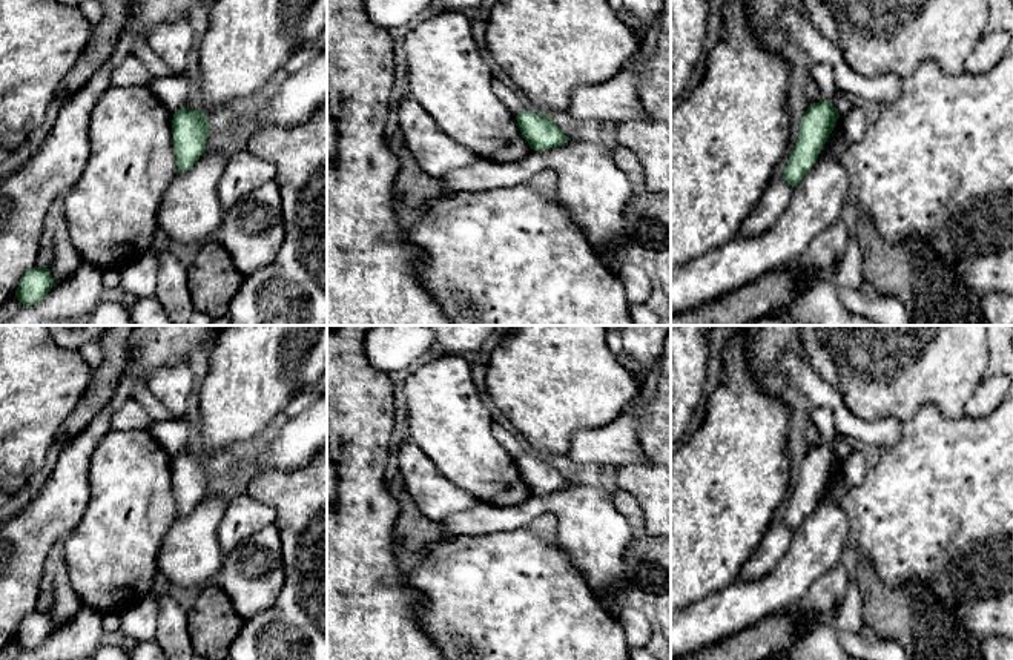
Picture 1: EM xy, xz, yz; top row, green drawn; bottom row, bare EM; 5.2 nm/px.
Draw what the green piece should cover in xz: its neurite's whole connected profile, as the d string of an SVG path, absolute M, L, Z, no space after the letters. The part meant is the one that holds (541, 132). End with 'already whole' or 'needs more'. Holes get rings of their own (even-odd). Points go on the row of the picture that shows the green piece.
M522 111L516 115L517 126L533 150L548 150L568 141L568 137L556 126L554 120L543 114Z; already whole

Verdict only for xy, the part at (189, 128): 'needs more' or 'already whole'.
already whole

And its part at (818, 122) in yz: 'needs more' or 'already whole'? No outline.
already whole

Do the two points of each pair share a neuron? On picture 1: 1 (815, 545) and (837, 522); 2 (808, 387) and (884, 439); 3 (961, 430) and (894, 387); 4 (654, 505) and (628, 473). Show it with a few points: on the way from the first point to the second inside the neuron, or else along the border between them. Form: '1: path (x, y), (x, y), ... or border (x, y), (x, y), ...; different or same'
1: path (820, 539), (831, 528); same
2: path (828, 398), (858, 430), (864, 432); same
3: border (956, 418), (921, 405), (904, 422); different
4: path (653, 498), (636, 481); same

